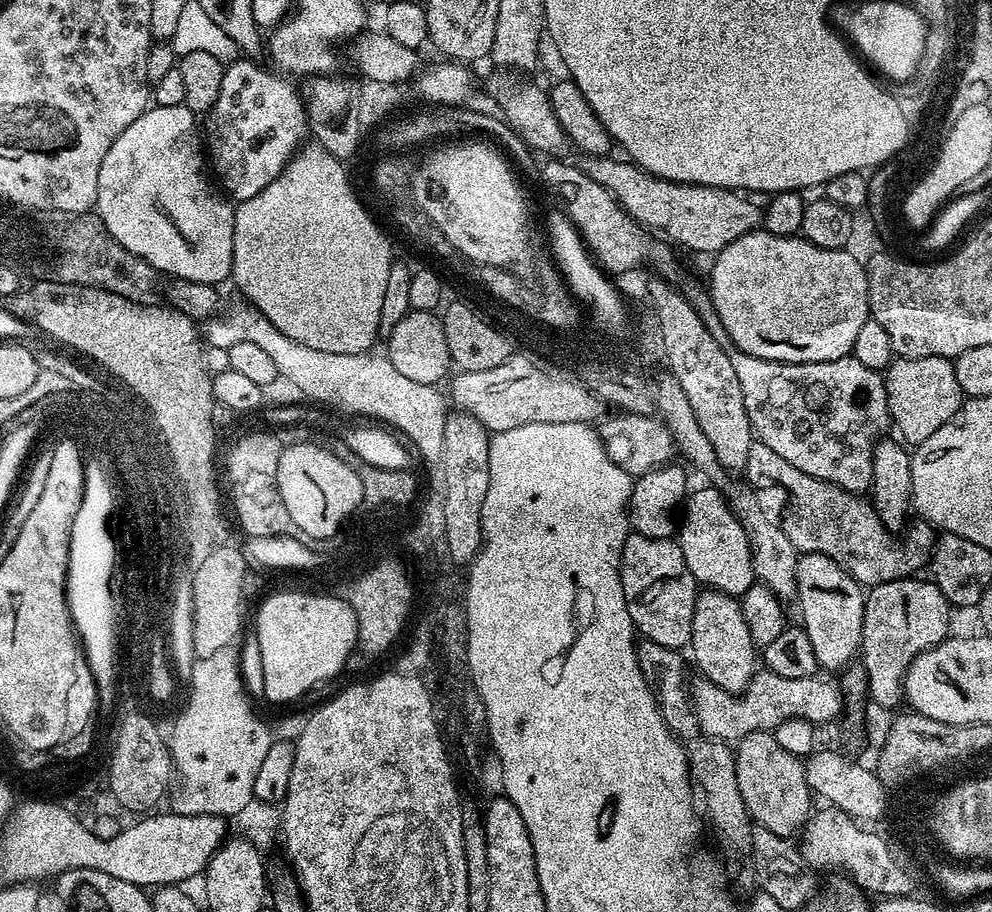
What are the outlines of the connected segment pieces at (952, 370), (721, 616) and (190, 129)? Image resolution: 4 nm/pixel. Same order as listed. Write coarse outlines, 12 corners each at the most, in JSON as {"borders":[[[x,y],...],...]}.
{"borders":[[[946,356],[893,359],[891,423],[926,442],[966,400]],[[697,595],[691,648],[703,679],[747,692],[758,671],[737,597]],[[152,106],[103,159],[94,212],[157,273],[234,272],[234,208],[196,120]]]}

